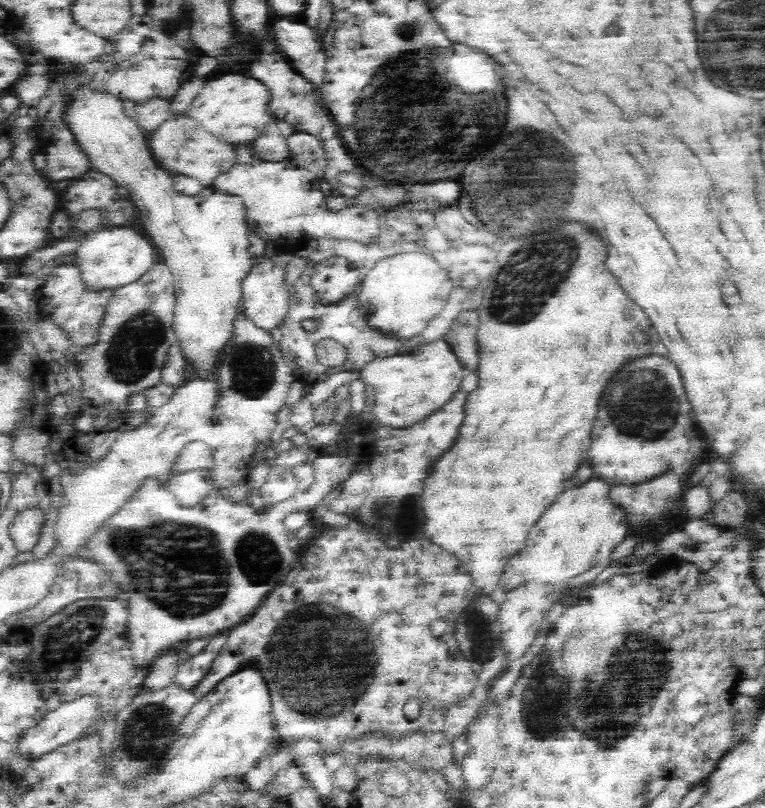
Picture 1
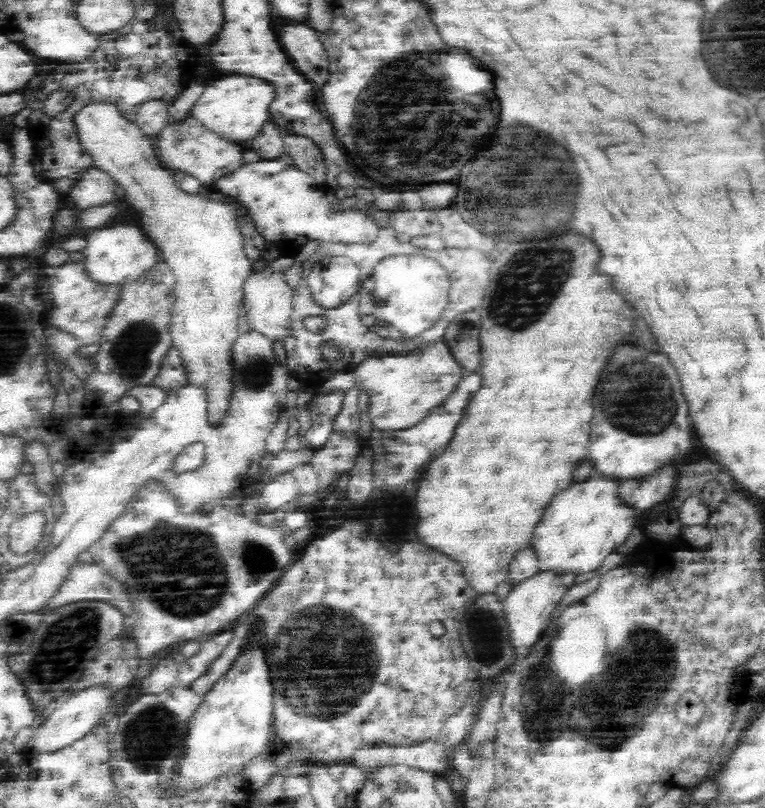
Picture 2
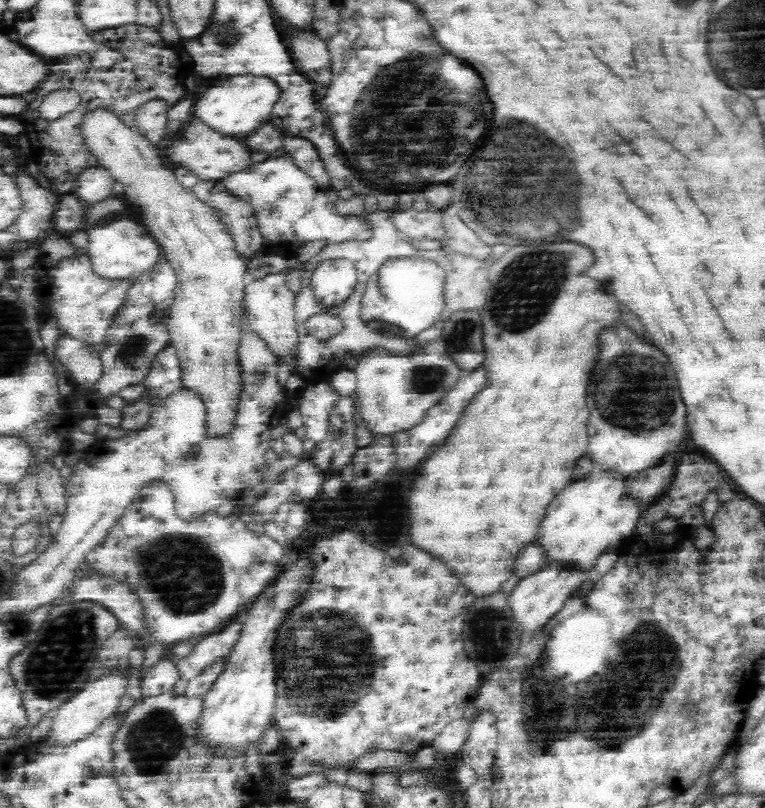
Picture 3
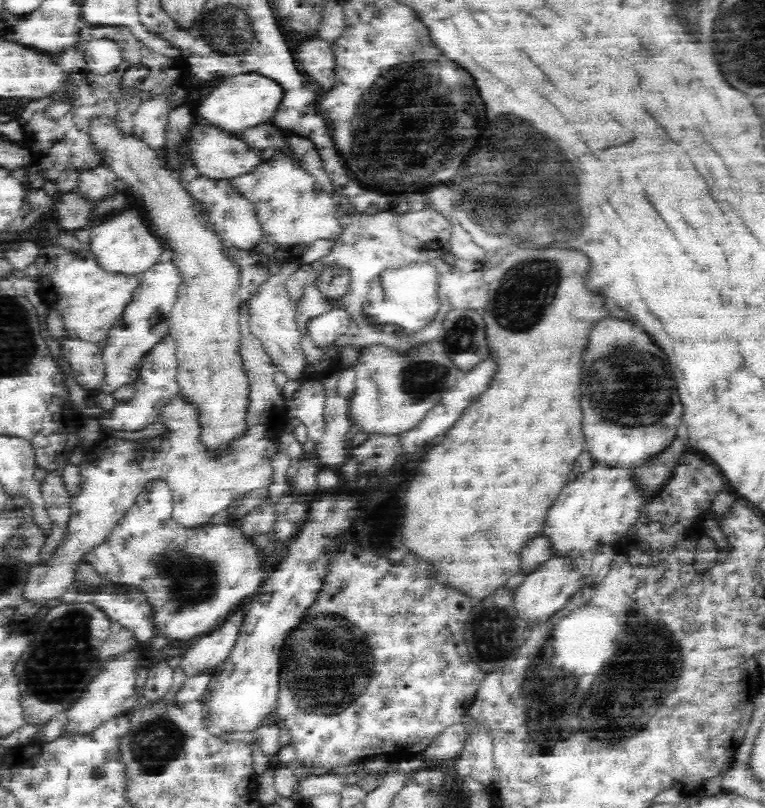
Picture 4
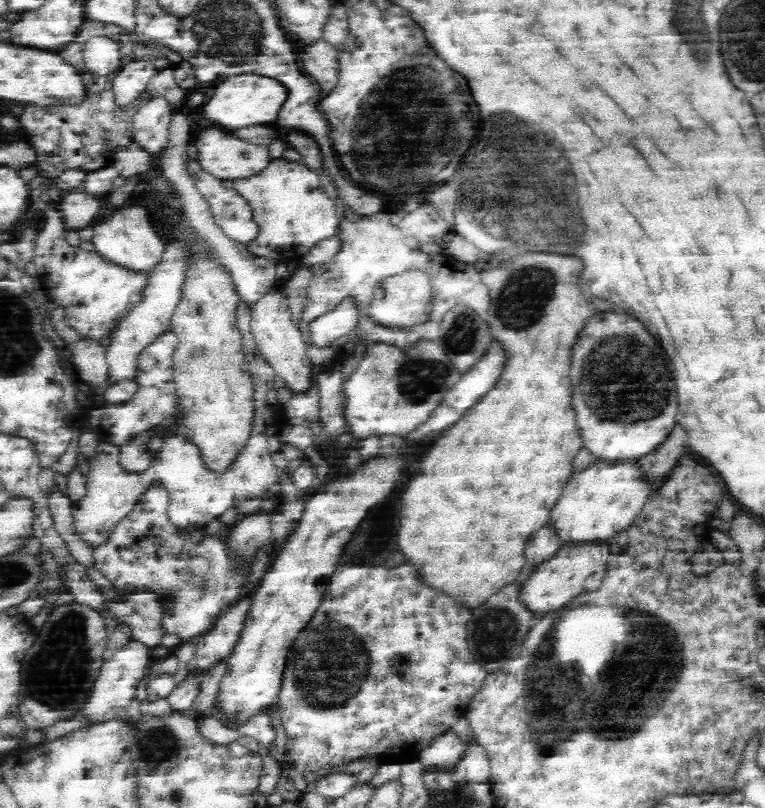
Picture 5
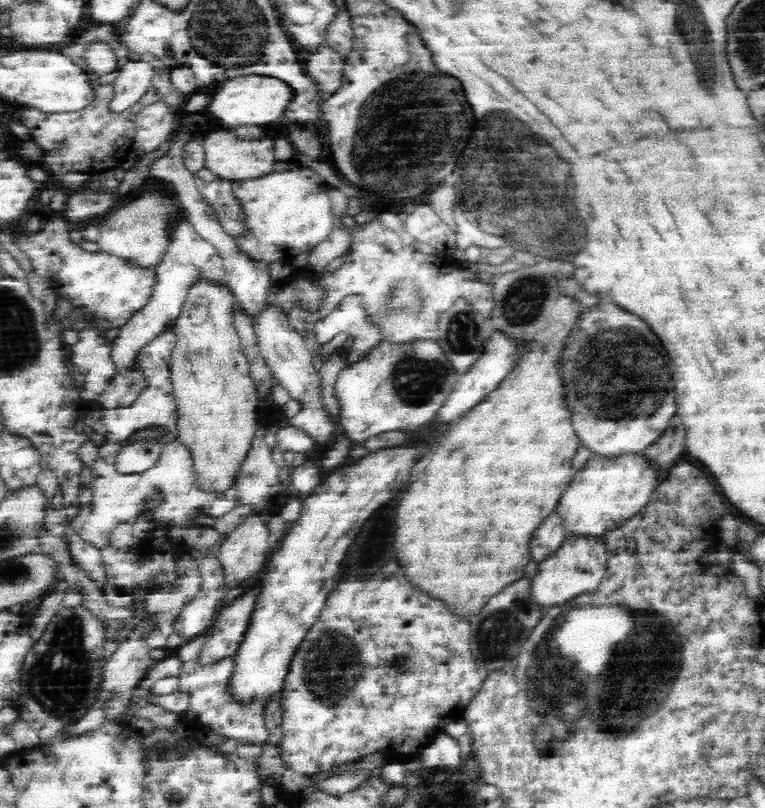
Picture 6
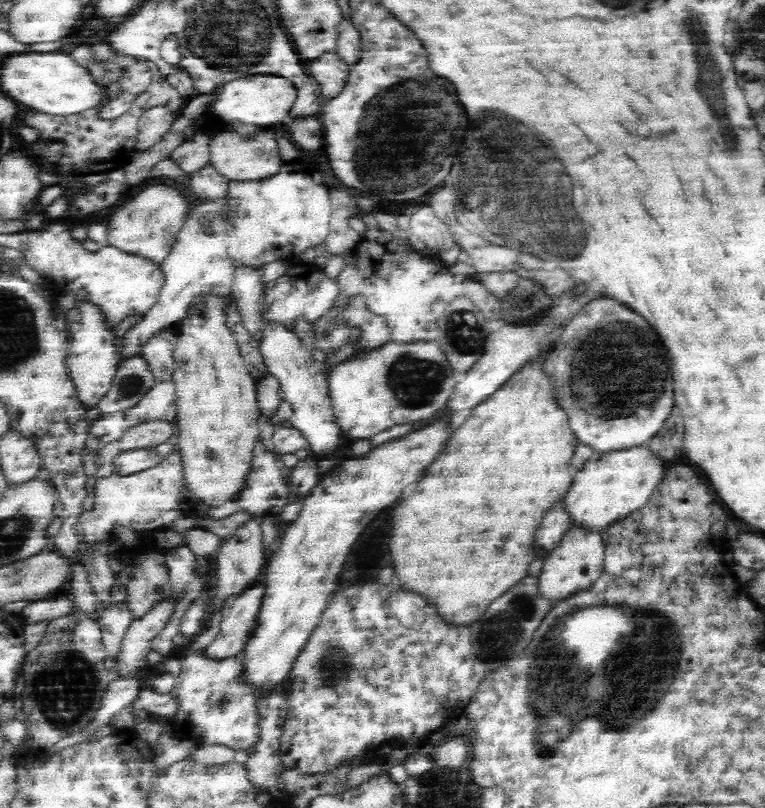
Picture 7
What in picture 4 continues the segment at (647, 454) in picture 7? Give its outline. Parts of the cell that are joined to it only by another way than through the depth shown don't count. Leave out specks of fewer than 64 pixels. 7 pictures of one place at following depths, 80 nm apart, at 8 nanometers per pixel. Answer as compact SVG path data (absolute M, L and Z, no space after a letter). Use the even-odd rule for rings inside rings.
M594 465L588 472L578 476L578 480L570 482L560 491L542 526L542 536L548 538L554 557L592 559L602 545L613 546L628 534L628 530L636 524L640 507L643 505L641 494L634 488L630 470Z

